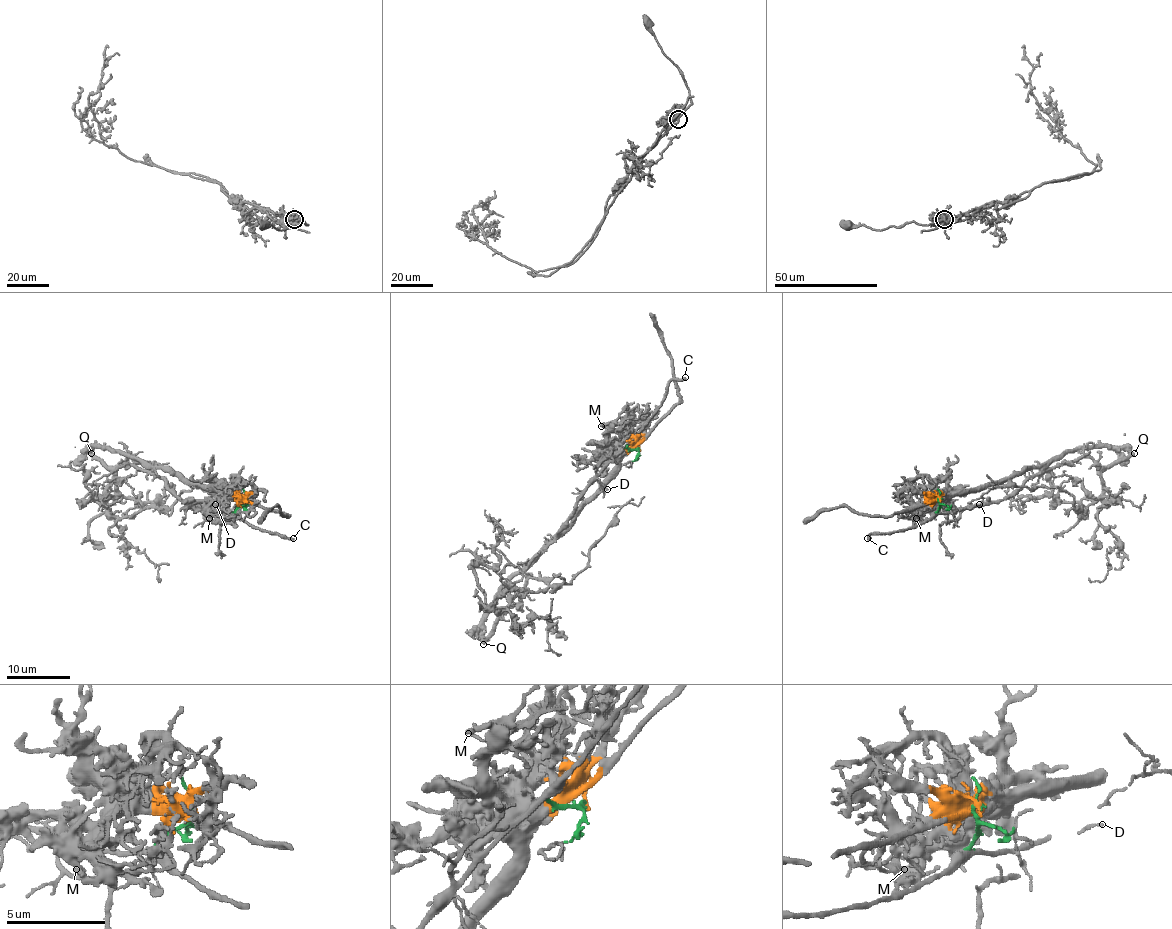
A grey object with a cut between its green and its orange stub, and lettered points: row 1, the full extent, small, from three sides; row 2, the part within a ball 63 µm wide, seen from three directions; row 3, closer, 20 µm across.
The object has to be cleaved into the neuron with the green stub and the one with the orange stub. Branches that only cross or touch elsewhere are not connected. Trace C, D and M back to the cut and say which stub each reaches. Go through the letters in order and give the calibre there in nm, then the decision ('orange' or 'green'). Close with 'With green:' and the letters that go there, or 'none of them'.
C: calibre 240 nm; green
D: calibre 100 nm; green
M: calibre 260 nm; orange
With green: C, D

